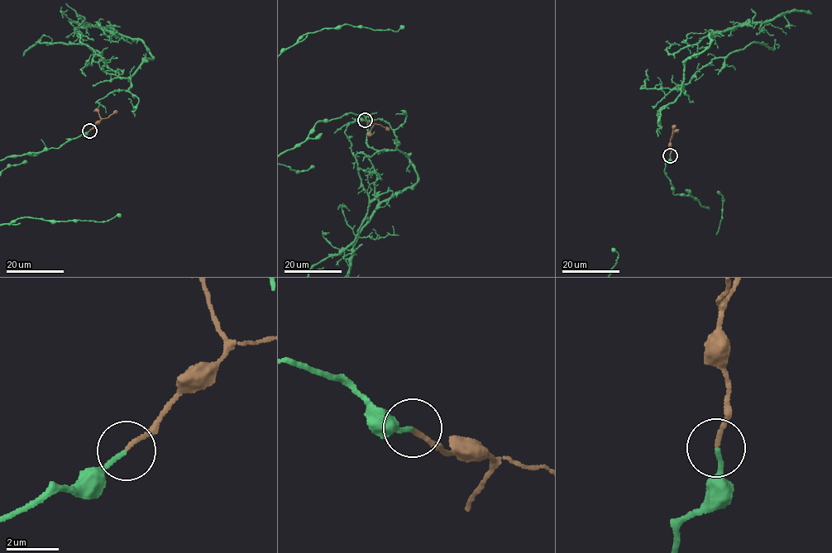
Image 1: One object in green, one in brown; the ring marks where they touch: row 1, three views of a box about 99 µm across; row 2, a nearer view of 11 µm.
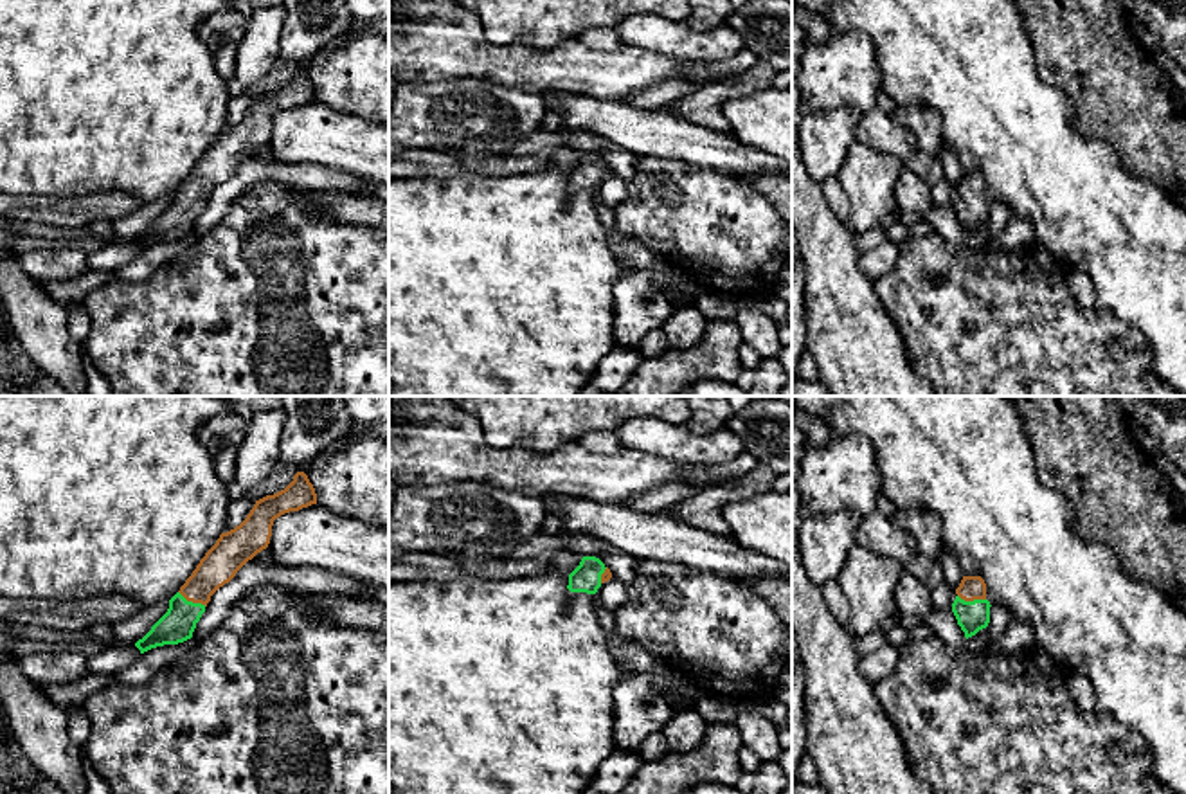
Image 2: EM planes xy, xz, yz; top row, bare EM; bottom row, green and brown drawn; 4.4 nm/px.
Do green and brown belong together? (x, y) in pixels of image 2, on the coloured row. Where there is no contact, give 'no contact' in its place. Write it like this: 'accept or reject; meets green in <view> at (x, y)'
accept; meets green in yz at (974, 600)

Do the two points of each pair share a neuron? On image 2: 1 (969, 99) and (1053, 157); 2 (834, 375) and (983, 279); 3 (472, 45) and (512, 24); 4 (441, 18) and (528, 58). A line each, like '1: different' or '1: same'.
1: same
2: different
3: different
4: same

